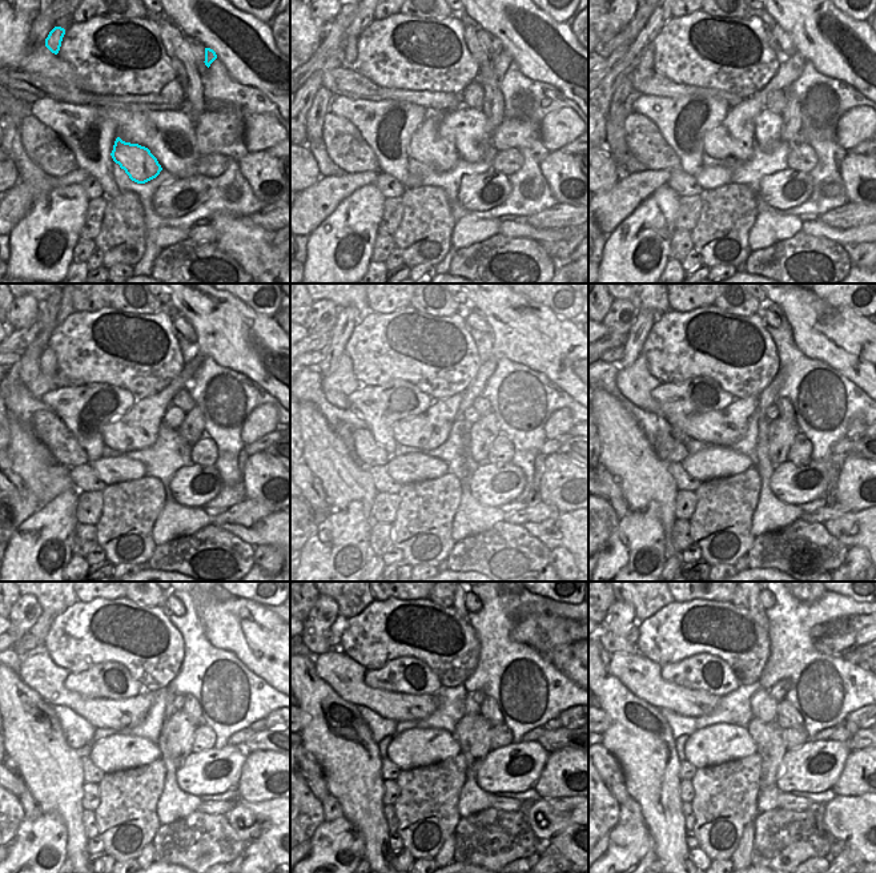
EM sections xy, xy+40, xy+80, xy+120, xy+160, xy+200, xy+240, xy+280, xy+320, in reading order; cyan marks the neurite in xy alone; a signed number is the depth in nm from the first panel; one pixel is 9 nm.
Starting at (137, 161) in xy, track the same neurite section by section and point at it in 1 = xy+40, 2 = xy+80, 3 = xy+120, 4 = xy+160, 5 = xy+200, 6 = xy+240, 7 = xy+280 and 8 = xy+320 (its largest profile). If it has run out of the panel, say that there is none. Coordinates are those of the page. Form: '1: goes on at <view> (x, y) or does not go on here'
1: goes on at xy+40 (428, 147)
2: goes on at xy+80 (734, 137)
3: goes on at xy+120 (137, 429)
4: goes on at xy+160 (428, 430)
5: goes on at xy+200 (724, 427)
6: goes on at xy+240 (37, 670)
7: goes on at xy+280 (346, 678)
8: goes on at xy+320 (642, 676)

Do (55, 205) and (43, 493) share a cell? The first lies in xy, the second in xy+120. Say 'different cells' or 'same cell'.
different cells

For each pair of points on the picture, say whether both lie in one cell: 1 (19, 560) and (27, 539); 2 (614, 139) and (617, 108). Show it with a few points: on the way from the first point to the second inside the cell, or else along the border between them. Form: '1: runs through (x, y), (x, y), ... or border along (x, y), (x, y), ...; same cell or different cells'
1: runs through (24, 555), (27, 544); same cell
2: runs through (614, 131), (615, 116); same cell

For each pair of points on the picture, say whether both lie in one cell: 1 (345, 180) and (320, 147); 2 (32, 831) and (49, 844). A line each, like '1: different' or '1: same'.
1: different
2: same

